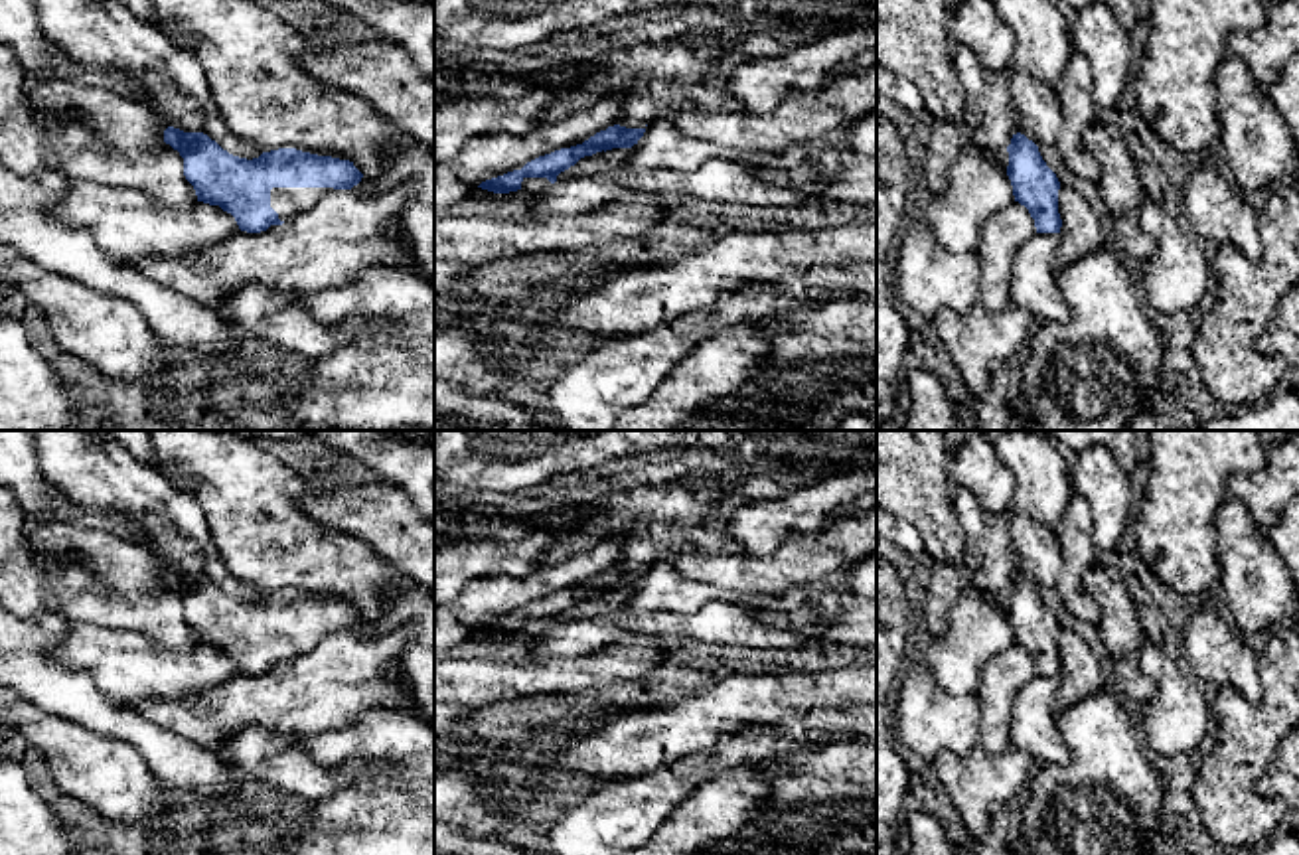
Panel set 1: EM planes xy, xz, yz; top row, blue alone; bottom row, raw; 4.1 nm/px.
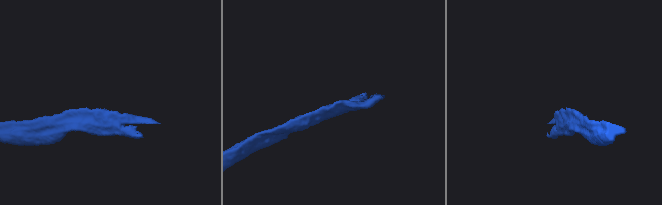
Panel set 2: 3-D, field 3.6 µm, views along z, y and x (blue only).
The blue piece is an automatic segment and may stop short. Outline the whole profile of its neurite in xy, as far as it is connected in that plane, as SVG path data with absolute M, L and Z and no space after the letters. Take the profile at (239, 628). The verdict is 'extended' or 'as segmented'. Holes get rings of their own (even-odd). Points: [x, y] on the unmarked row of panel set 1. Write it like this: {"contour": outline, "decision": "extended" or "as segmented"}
{"contour": "M168 569L164 584L184 600L197 644L231 656L241 673L261 675L316 648L326 636L351 632L363 616L349 602L278 590L247 602L203 575Z", "decision": "extended"}

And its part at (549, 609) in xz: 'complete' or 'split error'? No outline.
complete

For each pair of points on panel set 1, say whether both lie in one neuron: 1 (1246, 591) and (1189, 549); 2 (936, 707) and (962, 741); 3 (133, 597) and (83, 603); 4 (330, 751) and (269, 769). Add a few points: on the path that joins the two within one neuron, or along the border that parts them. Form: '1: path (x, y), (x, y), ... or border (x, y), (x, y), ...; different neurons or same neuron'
1: border (1211, 526), (1219, 585); different neurons
2: path (938, 715), (956, 733); same neuron
3: path (121, 597), (95, 603); same neuron
4: border (303, 739), (324, 767), (358, 761); different neurons

